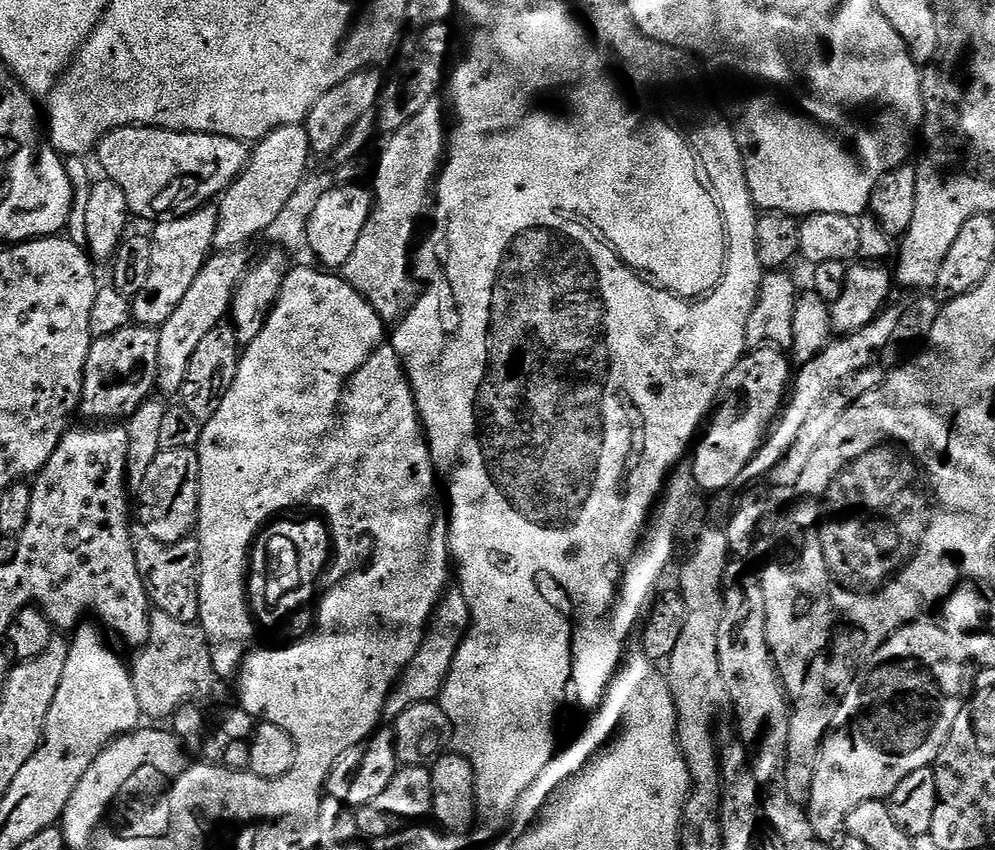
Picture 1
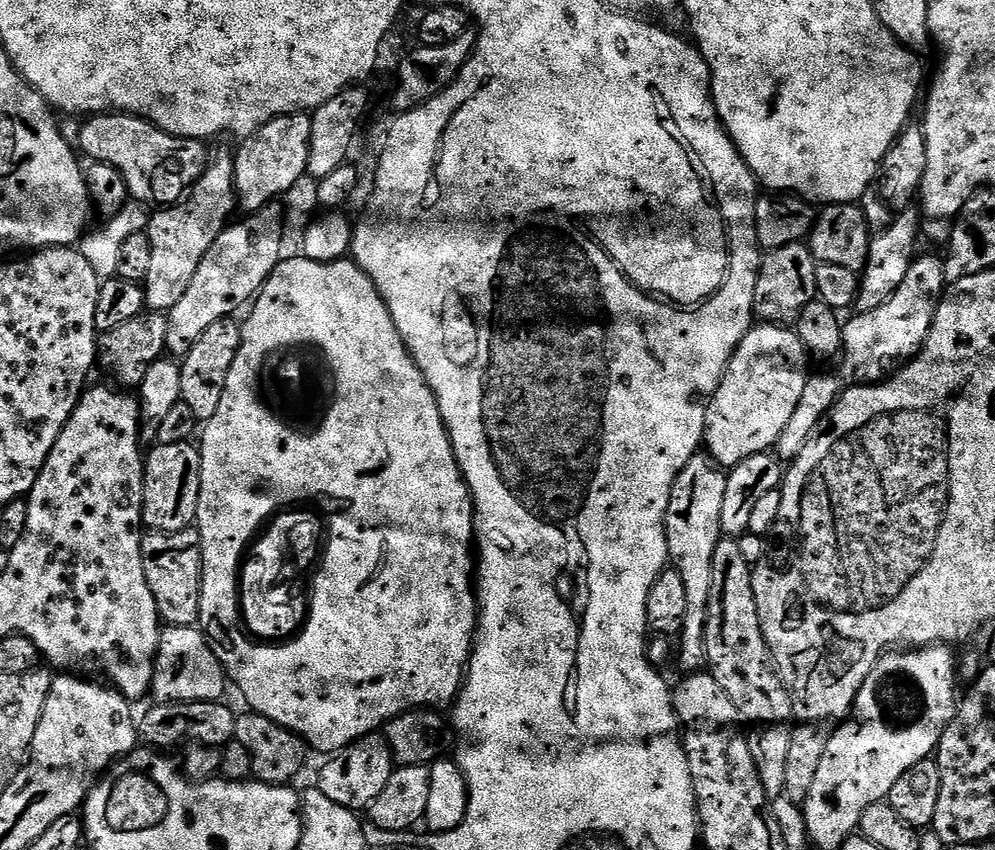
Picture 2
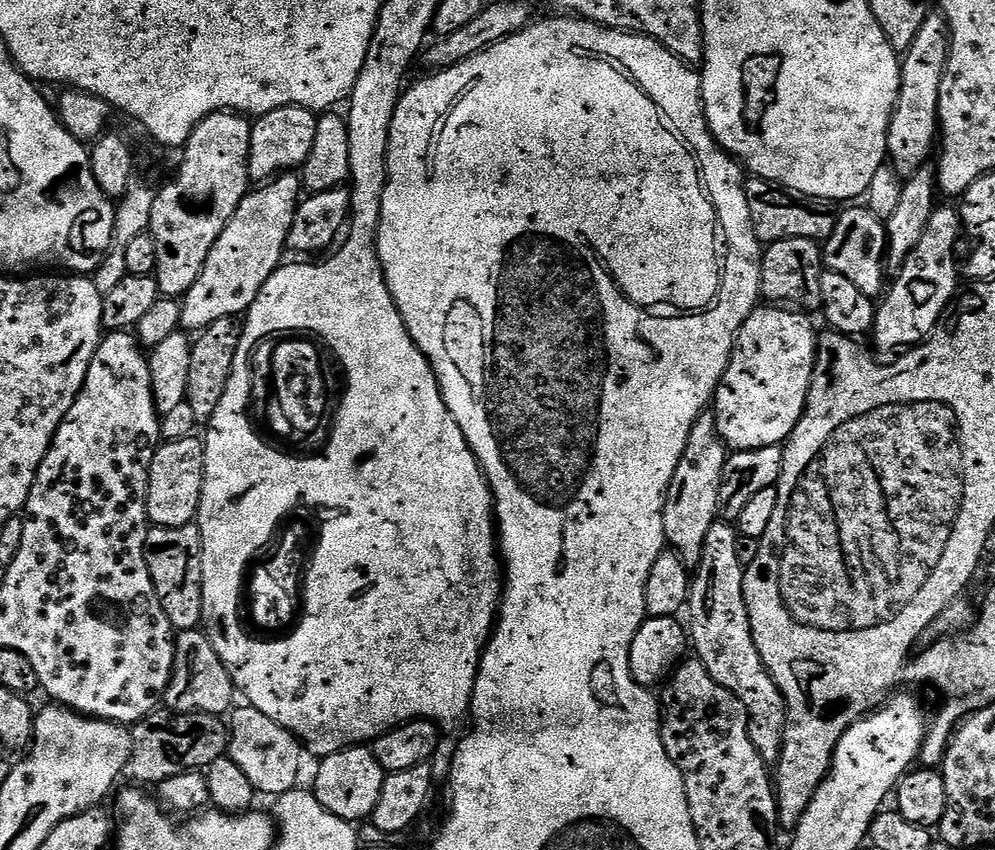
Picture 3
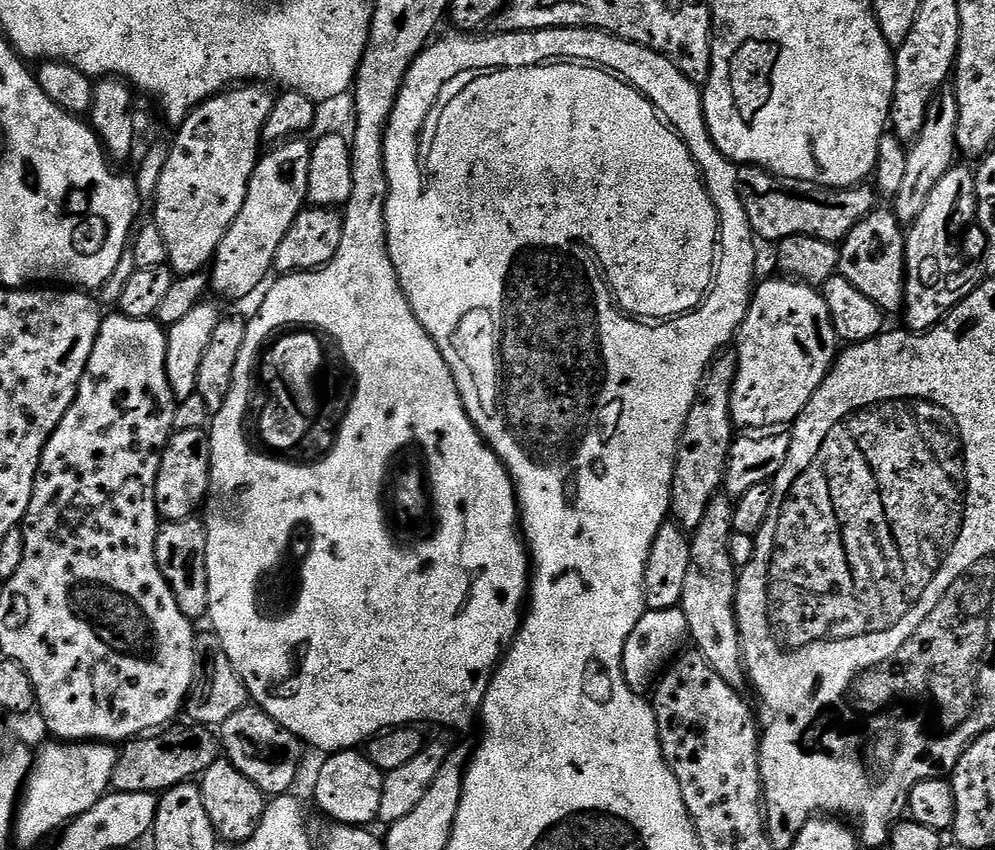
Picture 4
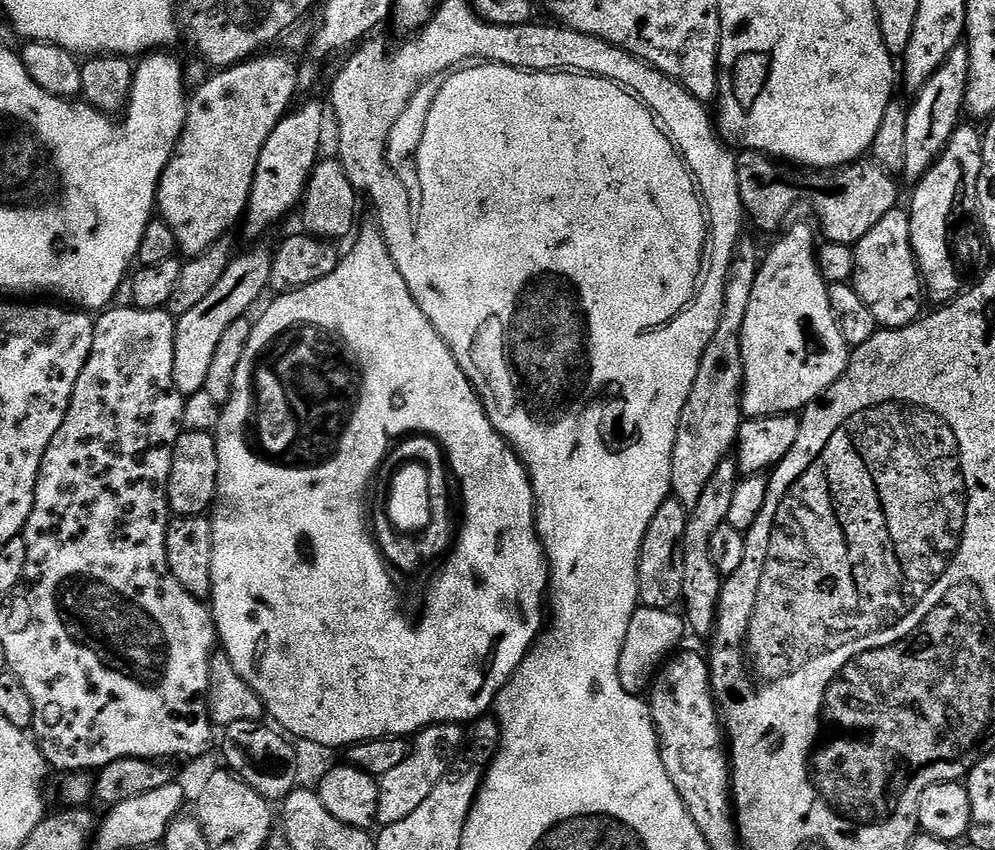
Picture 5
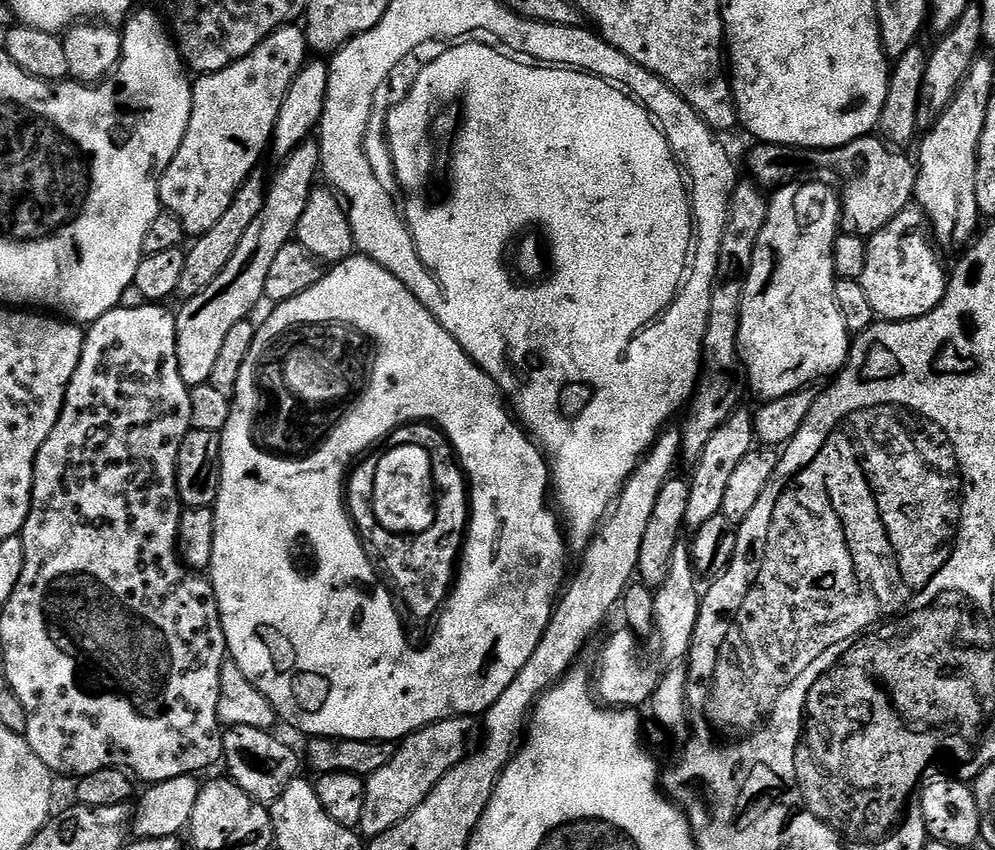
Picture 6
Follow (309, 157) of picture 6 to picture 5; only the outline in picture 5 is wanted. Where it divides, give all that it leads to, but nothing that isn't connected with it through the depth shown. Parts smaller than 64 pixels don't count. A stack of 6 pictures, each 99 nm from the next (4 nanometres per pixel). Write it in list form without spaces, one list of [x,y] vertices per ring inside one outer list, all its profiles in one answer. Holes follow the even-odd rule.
[[[252,248],[249,252],[237,255],[230,262],[226,274],[218,281],[218,286],[194,306],[187,314],[176,320],[176,337],[174,338],[174,386],[178,386],[185,398],[196,392],[204,391],[206,373],[210,371],[210,362],[222,333],[230,327],[230,322],[248,316],[255,306],[256,299],[269,287],[268,279],[272,269],[273,249]]]

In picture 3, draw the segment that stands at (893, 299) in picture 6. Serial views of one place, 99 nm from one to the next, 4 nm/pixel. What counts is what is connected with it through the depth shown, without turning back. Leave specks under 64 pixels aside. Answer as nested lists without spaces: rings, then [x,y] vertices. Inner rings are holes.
[[[848,206],[848,208],[839,213],[836,217],[836,225],[834,230],[828,235],[827,240],[822,244],[822,255],[824,258],[824,267],[827,271],[834,274],[842,274],[852,285],[858,286],[858,290],[862,290],[862,294],[873,298],[880,298],[886,292],[886,280],[884,284],[884,272],[886,273],[886,261],[888,259],[888,229],[885,221],[879,220],[867,206],[860,208],[852,208],[856,206]]]

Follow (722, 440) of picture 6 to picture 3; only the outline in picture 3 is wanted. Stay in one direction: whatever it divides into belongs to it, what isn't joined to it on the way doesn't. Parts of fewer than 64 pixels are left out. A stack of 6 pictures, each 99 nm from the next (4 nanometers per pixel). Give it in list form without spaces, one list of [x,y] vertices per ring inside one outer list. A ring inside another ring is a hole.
[[[717,522],[710,526],[710,534],[706,534],[706,542],[704,543],[704,549],[702,550],[702,558],[700,559],[700,563],[695,565],[694,575],[692,576],[692,594],[688,597],[688,607],[686,609],[687,615],[692,615],[692,626],[690,624],[690,644],[693,648],[696,647],[696,652],[694,652],[695,659],[701,660],[705,666],[706,670],[710,670],[710,678],[714,678],[714,682],[718,682],[718,686],[726,686],[726,690],[730,690],[730,694],[734,694],[734,698],[738,698],[742,702],[742,706],[746,710],[746,714],[748,715],[748,733],[750,734],[750,742],[754,742],[754,750],[758,750],[758,754],[764,760],[764,763],[769,766],[775,766],[777,762],[780,760],[780,755],[782,754],[782,746],[784,745],[784,731],[788,728],[788,707],[786,706],[786,702],[784,701],[784,695],[781,694],[779,686],[774,682],[774,678],[768,673],[766,670],[766,666],[762,662],[762,658],[758,654],[758,646],[754,642],[754,634],[752,633],[752,627],[750,626],[750,614],[746,610],[746,598],[744,597],[744,569],[745,564],[742,562],[738,562],[738,532],[735,527],[731,523],[728,522]]]

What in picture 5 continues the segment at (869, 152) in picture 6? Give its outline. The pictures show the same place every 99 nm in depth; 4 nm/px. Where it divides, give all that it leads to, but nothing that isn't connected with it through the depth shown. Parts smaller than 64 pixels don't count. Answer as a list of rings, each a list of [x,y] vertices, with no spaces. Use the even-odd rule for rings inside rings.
[[[744,150],[741,153],[736,156],[740,207],[747,219],[749,216],[764,232],[779,233],[785,227],[784,219],[804,203],[816,211],[820,219],[819,231],[827,243],[855,246],[901,203],[901,185],[897,177],[871,158],[861,158],[825,174],[820,170],[797,170],[785,166],[765,152]]]

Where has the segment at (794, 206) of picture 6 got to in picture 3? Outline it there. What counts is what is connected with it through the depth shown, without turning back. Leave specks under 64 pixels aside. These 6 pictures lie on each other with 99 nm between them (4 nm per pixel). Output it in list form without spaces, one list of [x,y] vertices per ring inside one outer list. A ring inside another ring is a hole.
[[[758,306],[750,314],[750,318],[746,318],[746,322],[740,327],[740,333],[736,336],[736,348],[731,356],[727,357],[728,369],[724,372],[723,378],[720,379],[714,397],[714,415],[718,426],[718,434],[723,438],[729,449],[745,452],[746,450],[758,450],[766,446],[783,445],[798,426],[800,419],[804,417],[804,410],[808,406],[808,391],[812,389],[812,371],[816,365],[816,341],[818,339],[817,329],[812,329],[811,322],[804,316],[807,315],[803,311],[793,310],[788,306]]]

